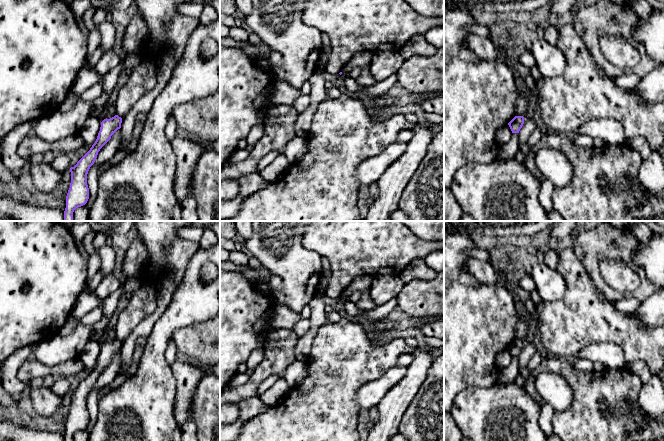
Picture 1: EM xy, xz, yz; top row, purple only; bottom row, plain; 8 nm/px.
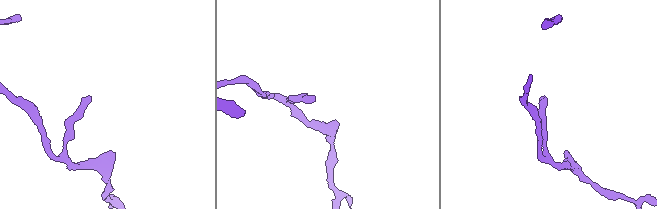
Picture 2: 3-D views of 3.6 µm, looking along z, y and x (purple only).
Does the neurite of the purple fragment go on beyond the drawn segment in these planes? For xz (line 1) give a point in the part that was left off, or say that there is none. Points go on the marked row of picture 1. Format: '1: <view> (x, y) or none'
1: none

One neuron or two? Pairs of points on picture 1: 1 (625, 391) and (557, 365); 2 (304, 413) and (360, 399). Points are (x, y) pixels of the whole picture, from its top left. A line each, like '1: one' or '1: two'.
1: one
2: two

